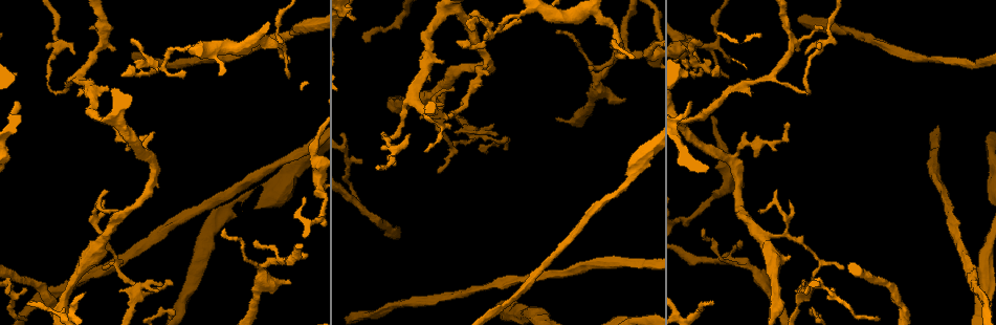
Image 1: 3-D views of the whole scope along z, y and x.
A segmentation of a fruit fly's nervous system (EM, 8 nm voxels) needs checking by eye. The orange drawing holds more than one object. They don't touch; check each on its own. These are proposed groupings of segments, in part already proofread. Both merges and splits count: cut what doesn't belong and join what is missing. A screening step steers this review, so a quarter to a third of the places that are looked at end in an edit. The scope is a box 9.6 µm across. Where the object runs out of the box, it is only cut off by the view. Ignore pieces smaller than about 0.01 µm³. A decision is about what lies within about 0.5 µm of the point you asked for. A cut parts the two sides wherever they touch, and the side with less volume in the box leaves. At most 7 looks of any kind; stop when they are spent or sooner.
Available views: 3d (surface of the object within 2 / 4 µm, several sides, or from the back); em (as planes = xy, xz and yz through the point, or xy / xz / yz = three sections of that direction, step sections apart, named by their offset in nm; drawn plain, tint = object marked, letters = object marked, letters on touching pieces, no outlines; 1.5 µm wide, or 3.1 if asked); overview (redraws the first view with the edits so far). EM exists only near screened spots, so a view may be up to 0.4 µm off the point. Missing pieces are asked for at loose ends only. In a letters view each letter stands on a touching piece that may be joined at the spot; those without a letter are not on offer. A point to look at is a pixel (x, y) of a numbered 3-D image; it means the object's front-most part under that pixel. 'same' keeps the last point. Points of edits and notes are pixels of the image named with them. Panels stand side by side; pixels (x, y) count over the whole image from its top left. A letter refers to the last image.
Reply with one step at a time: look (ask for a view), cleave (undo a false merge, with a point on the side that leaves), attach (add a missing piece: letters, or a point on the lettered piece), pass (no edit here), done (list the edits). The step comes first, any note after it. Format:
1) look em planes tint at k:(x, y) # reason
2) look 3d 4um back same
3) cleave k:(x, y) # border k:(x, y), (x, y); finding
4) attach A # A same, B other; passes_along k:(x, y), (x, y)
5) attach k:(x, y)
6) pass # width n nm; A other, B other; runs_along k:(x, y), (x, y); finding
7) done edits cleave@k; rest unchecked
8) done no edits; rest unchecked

look em planes tint at 1:(475, 139) # arms part here

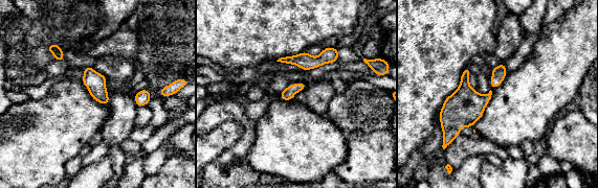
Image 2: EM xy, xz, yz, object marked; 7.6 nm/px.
look em planes letters same # what lies round it

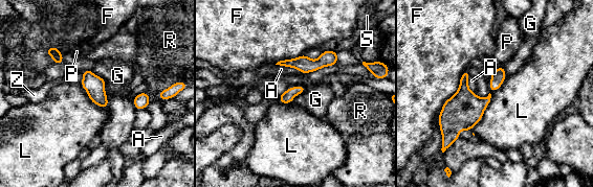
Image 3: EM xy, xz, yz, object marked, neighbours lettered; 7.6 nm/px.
pass # width 50 nm; A other, F other, G other, L other, P other, R other, S other, Z other; continuous, no second neuron

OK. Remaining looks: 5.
look 3d 2um at 1:(364, 42) # branch stops here

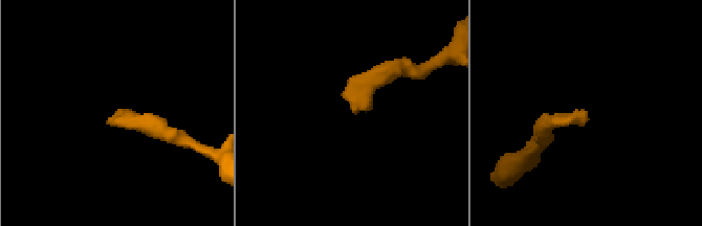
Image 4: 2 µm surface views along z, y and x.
look em planes plain at 4:(355, 111)

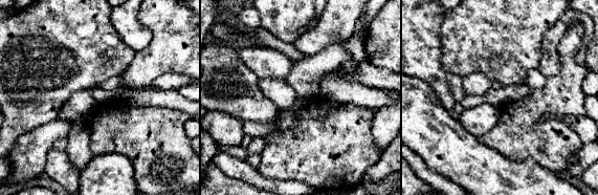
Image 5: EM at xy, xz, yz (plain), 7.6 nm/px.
look em planes letters same

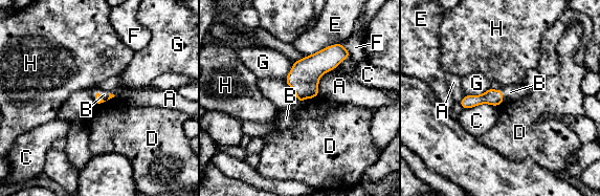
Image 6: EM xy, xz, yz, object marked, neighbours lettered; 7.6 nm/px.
attach B # A other, B same, C other, D other, E other, F other, G other, H other; the neuron continues

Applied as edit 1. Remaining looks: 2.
done edits attach@6; rest unchecked

